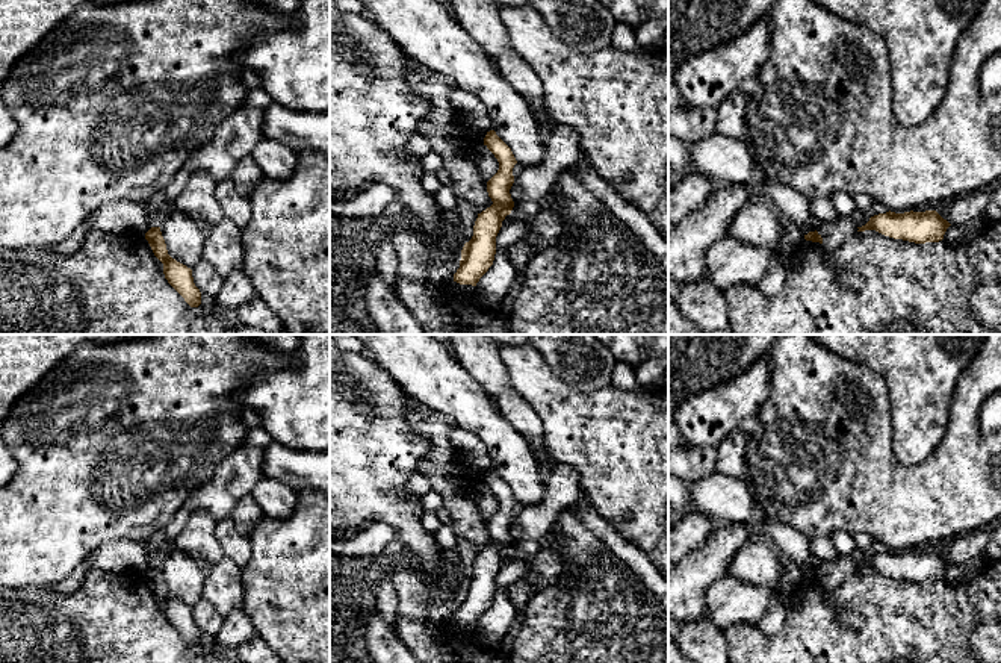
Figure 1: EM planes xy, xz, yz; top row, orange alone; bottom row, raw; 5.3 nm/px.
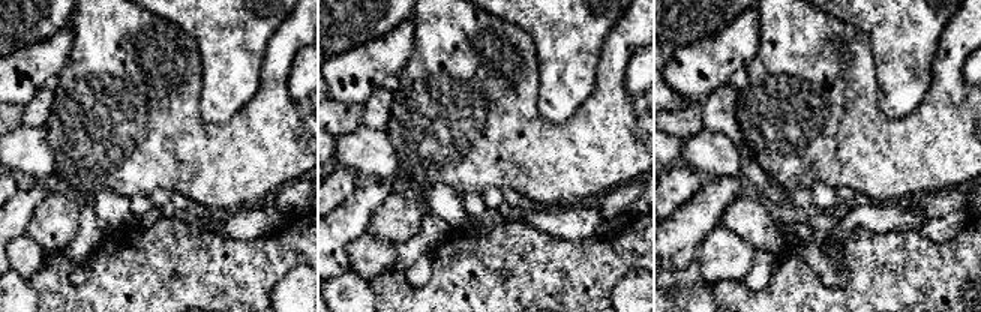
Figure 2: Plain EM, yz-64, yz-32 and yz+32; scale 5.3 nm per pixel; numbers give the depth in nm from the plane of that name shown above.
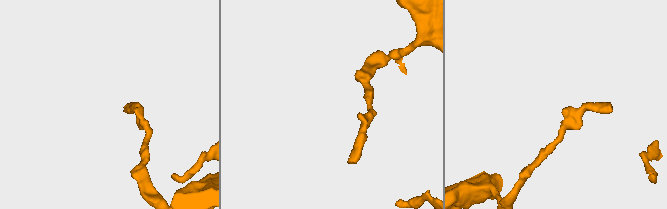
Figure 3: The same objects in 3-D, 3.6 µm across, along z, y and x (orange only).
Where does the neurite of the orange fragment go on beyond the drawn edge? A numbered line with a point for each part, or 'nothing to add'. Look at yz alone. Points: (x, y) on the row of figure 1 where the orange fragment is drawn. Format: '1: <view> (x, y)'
nothing to add

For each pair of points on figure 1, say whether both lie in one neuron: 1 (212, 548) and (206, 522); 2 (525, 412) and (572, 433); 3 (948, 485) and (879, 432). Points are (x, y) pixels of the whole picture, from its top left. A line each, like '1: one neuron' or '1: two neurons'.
1: one neuron
2: two neurons
3: one neuron

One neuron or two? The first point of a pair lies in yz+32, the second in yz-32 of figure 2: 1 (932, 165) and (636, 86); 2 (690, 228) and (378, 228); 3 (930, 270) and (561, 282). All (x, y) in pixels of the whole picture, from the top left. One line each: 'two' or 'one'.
1: two
2: two
3: one

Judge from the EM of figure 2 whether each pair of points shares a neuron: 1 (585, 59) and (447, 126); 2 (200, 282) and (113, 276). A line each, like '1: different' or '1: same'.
1: different
2: same

